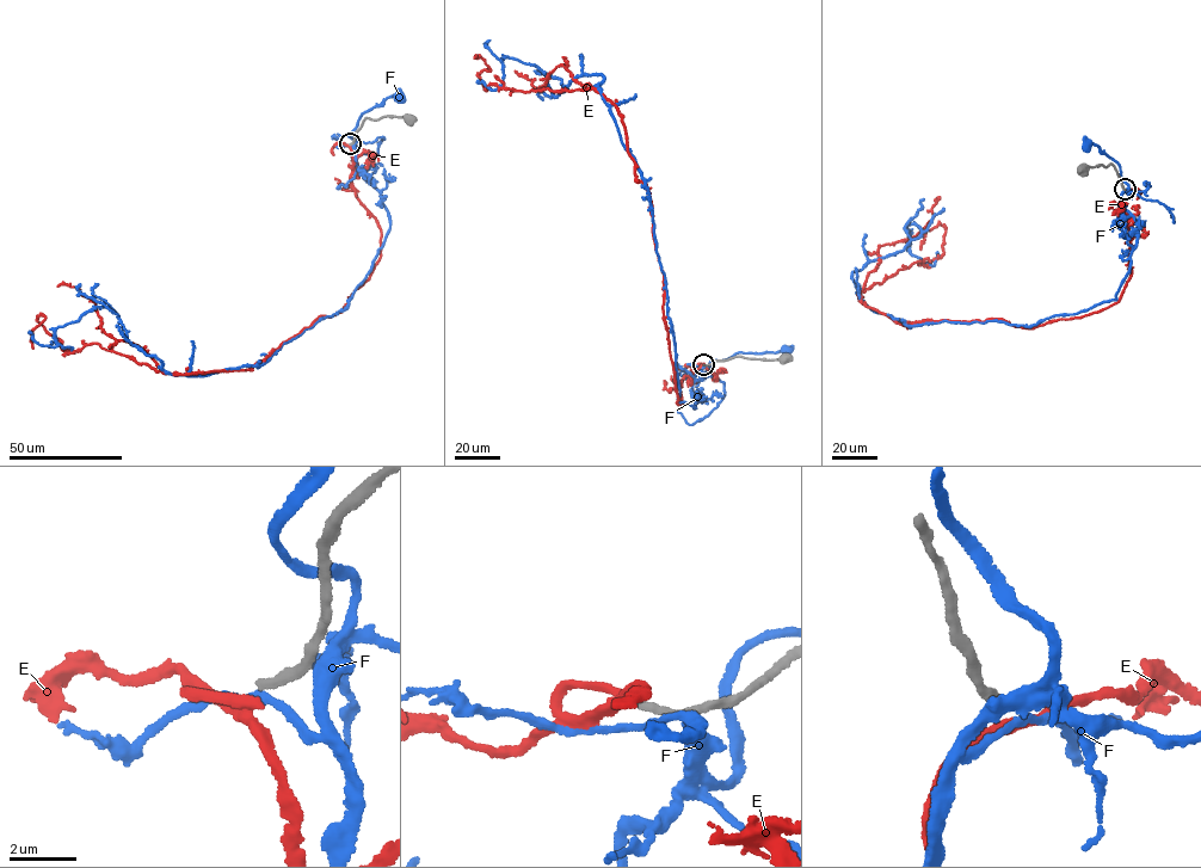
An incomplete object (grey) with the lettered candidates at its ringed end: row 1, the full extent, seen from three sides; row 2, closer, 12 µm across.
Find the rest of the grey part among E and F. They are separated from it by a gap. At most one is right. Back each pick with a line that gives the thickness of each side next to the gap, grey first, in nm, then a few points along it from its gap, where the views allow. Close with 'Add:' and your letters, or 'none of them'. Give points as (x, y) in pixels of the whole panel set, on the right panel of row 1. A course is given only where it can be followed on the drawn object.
Add: none of them

